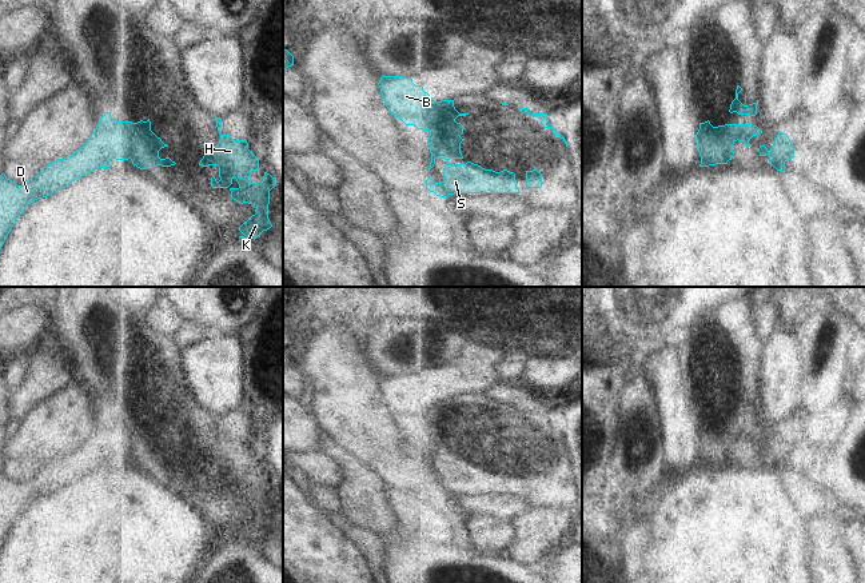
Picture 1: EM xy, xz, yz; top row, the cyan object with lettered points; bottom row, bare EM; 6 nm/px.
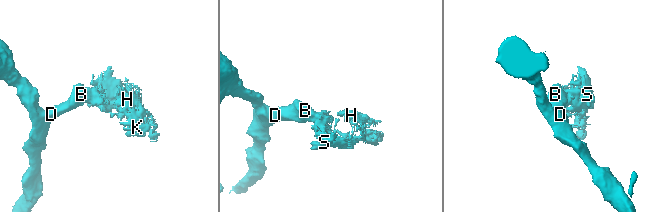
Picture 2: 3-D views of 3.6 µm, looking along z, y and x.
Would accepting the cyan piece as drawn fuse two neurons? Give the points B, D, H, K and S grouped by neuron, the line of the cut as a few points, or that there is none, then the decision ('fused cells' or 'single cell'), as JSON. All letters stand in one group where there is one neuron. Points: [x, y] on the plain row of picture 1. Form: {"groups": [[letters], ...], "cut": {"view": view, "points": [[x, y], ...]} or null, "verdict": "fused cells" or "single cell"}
{"groups": [["B", "D"], ["H", "K", "S"]], "cut": {"view": "xy", "points": [[134, 422], [134, 451], [130, 456]]}, "verdict": "fused cells"}

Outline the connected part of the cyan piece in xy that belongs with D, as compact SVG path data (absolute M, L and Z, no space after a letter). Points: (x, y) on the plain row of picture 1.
M105 411L91 436L68 456L45 464L27 482L17 484L0 474L0 548L28 503L65 487L76 478L99 467L109 467L111 458L128 459L133 452L132 420L116 420Z

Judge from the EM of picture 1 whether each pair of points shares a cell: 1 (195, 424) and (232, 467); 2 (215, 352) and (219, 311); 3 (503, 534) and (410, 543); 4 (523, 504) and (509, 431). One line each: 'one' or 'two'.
1: one
2: two
3: two
4: two

